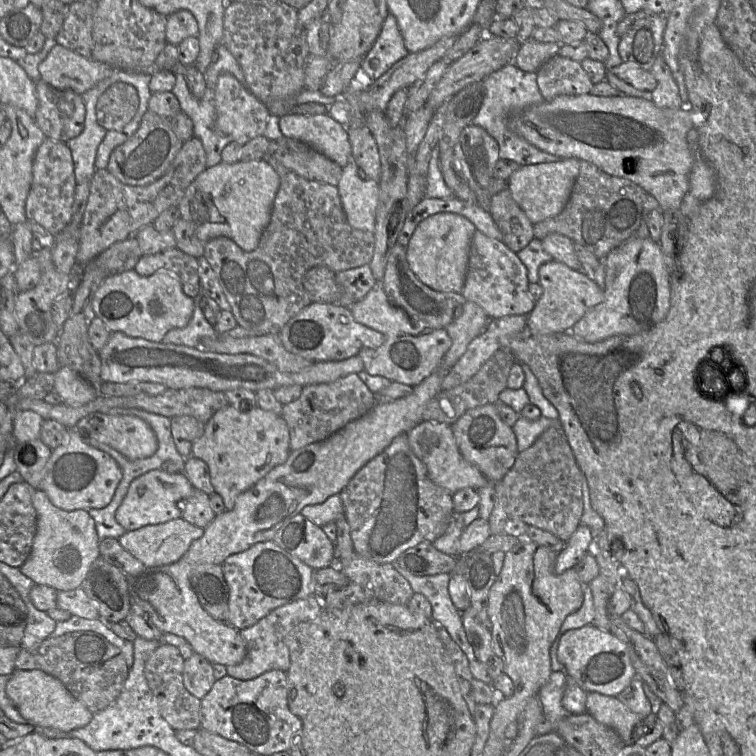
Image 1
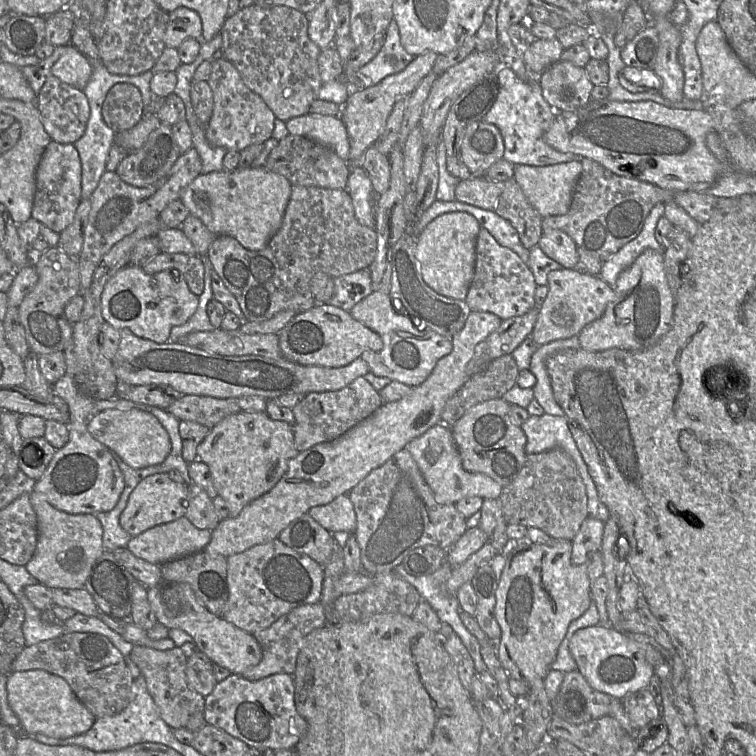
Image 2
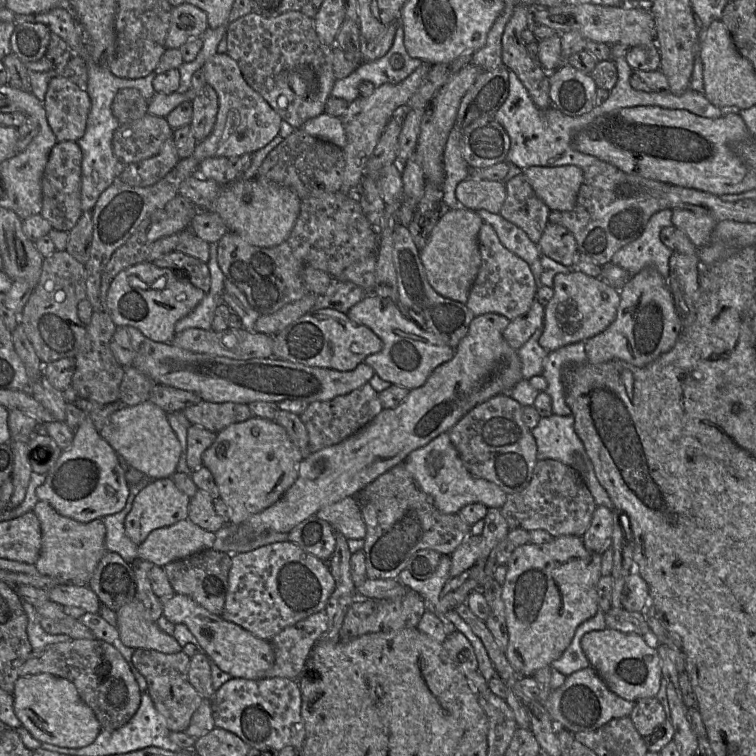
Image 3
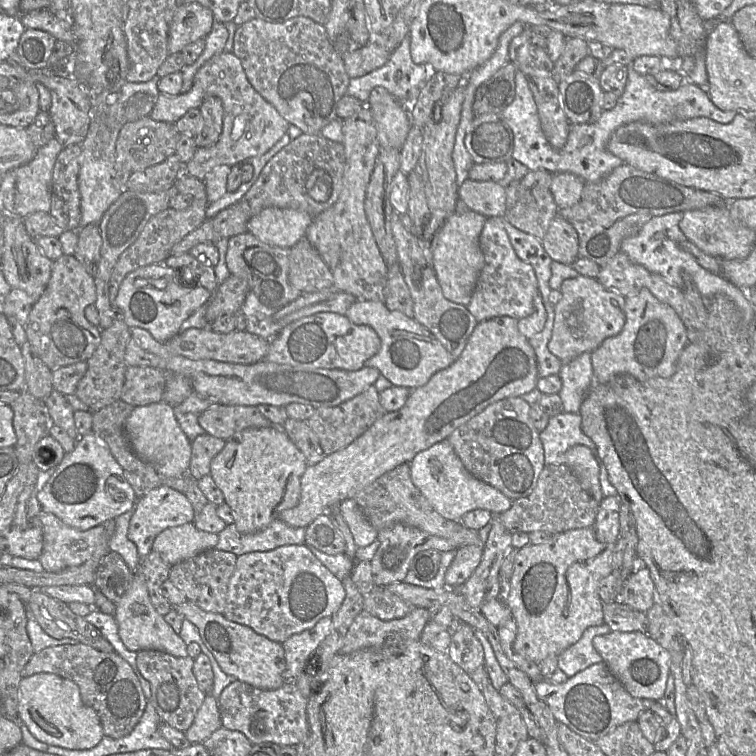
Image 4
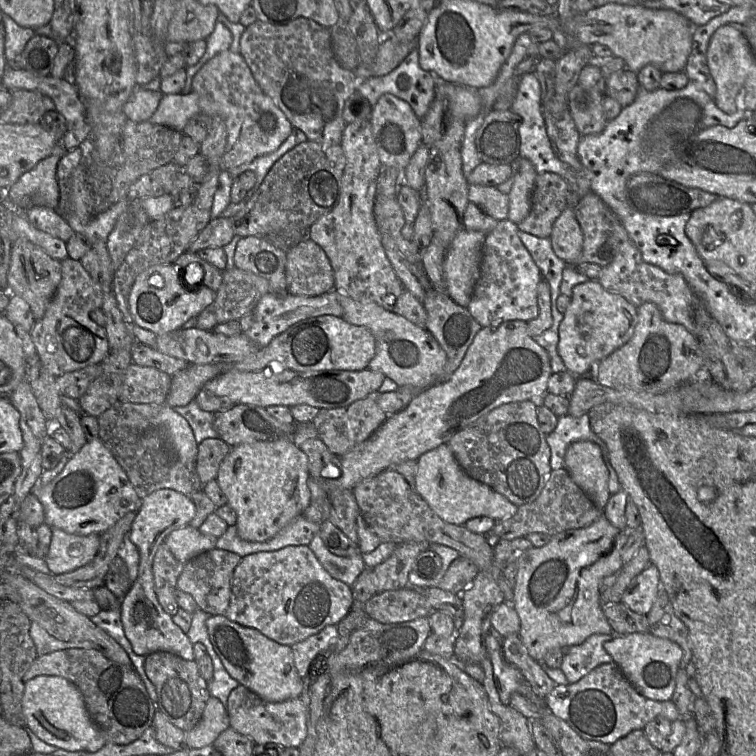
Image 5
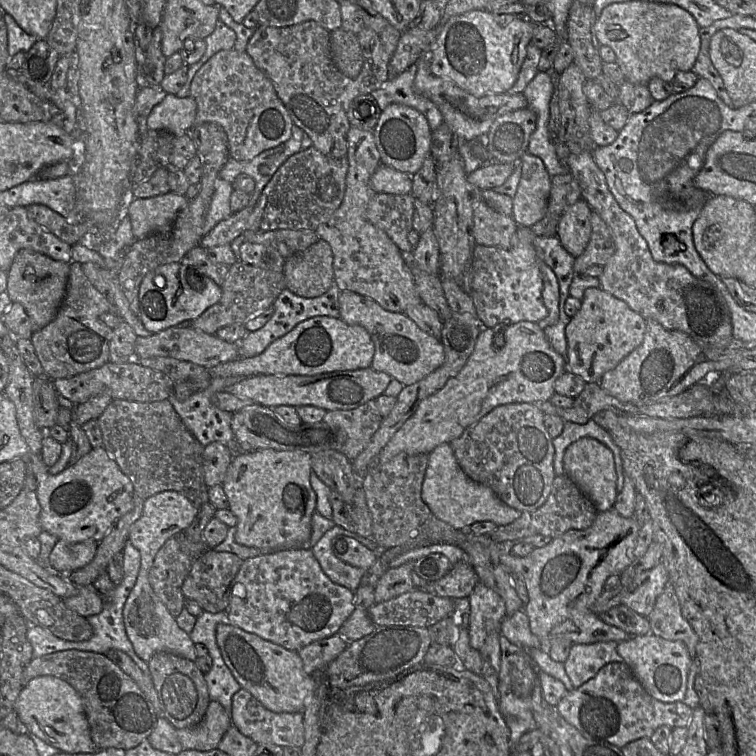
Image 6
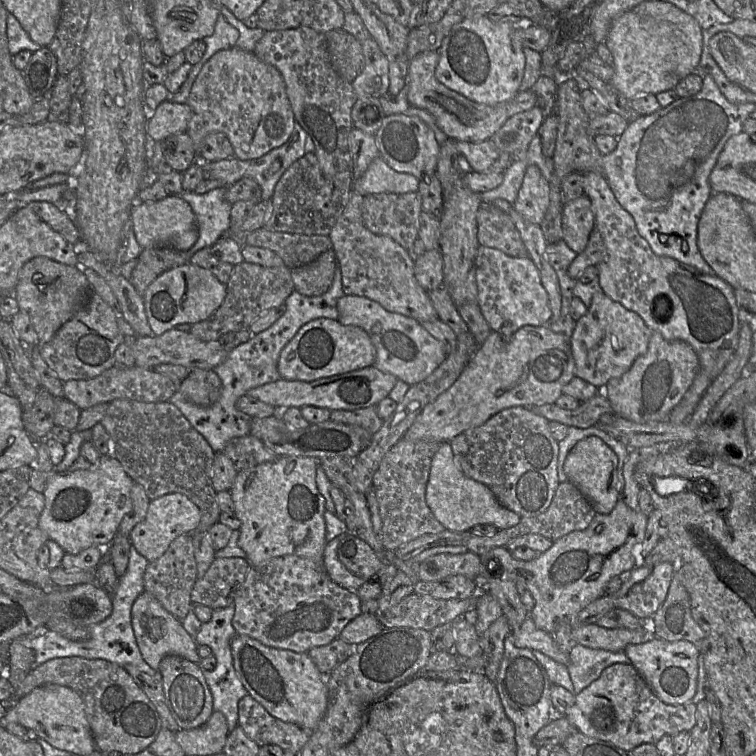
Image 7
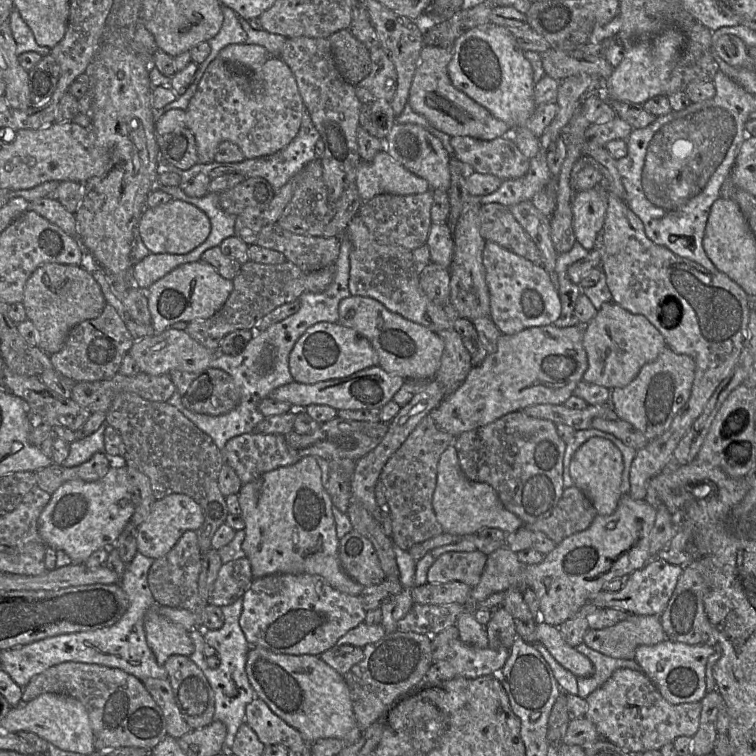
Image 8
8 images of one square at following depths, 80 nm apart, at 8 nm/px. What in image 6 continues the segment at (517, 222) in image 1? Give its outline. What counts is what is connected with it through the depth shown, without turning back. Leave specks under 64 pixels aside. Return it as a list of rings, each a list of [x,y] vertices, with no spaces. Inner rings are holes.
[[[570,172],[551,177],[551,190],[545,216],[530,227],[538,237],[550,237],[566,209],[581,199],[581,189]]]

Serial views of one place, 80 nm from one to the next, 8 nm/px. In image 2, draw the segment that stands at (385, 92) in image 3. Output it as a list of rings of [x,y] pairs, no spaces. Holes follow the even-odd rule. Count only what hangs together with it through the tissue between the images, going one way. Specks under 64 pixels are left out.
[[[433,51],[415,56],[411,63],[401,72],[385,77],[381,82],[351,94],[346,102],[346,109],[342,114],[342,121],[346,126],[350,153],[348,164],[361,166],[365,151],[375,144],[385,129],[387,119],[397,100],[408,97],[420,82],[432,72],[438,54]]]

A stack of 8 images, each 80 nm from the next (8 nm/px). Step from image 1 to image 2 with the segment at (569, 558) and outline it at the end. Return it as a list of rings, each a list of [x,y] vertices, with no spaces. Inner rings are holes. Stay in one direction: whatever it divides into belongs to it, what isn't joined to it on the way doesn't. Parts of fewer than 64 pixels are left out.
[[[588,517],[582,522],[578,533],[571,540],[571,561],[574,565],[587,563],[592,554],[599,552],[603,533],[603,521]]]

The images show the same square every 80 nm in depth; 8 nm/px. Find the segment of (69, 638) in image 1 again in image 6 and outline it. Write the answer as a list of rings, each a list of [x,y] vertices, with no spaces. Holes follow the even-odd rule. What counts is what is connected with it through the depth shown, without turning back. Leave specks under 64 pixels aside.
[[[72,649],[33,658],[24,671],[23,687],[35,677],[47,675],[68,682],[79,693],[98,750],[134,748],[147,739],[156,726],[157,715],[151,701],[105,654]]]

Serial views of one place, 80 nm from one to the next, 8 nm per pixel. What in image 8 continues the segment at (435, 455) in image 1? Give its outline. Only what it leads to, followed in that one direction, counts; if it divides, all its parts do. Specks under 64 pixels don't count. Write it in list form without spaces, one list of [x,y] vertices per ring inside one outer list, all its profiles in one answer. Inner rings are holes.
[[[454,446],[447,447],[440,456],[432,506],[443,531],[453,535],[476,534],[483,527],[498,528],[506,534],[512,534],[524,525],[517,515],[503,506],[492,486],[472,481],[465,476]]]

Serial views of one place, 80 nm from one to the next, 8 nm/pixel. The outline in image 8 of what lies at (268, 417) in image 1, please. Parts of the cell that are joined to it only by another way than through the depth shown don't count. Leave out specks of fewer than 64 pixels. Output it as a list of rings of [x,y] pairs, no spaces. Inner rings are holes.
[[[314,456],[301,457],[295,464],[269,471],[258,479],[243,484],[237,494],[240,517],[245,524],[242,549],[250,561],[253,578],[272,574],[311,574],[322,577],[336,590],[359,596],[364,586],[352,579],[342,568],[339,538],[332,513],[332,500],[321,482],[321,469]]]

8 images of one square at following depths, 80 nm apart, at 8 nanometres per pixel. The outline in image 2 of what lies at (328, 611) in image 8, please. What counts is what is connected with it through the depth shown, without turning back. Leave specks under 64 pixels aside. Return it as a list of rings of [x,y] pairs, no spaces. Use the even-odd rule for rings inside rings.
[[[278,539],[253,546],[227,557],[229,596],[222,618],[251,634],[266,629],[296,607],[319,603],[323,580],[322,565]]]

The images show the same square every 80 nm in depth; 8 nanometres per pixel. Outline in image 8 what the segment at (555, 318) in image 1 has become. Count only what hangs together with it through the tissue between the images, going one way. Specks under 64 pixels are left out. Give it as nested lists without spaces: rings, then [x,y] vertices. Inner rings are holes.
[[[614,301],[604,303],[595,317],[582,326],[588,361],[583,380],[608,389],[627,386],[645,364],[654,361],[667,347],[661,333],[645,316],[632,314]]]

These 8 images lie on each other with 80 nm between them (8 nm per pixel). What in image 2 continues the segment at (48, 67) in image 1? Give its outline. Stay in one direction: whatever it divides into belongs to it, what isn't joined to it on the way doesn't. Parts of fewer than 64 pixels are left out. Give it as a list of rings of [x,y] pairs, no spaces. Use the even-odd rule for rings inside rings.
[[[68,44],[64,46],[64,49],[65,51],[53,64],[51,75],[66,84],[84,90],[92,76],[93,65],[73,45]]]

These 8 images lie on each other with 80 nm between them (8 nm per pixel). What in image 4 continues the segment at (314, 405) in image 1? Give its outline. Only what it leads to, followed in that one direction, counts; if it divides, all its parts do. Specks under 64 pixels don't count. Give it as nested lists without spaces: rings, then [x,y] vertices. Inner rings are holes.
[[[369,386],[362,393],[337,406],[316,408],[306,422],[318,437],[324,454],[329,455],[351,444],[385,413],[380,404],[379,392],[374,386]]]

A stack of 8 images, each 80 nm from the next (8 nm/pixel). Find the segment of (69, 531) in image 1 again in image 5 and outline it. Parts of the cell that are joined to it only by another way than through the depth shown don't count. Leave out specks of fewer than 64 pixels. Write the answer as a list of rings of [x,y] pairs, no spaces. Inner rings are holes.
[[[51,528],[49,550],[44,558],[52,575],[73,571],[89,563],[96,555],[100,535],[69,534],[59,528]]]

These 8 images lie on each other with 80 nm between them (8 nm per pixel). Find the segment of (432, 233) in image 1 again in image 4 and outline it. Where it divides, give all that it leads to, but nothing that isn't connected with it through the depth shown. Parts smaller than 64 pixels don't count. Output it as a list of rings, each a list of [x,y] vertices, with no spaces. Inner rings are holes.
[[[455,211],[448,216],[435,238],[432,267],[443,295],[450,301],[469,304],[478,277],[484,266],[484,255],[480,247],[480,235],[487,218],[475,211]]]

